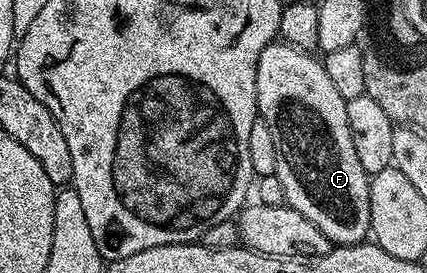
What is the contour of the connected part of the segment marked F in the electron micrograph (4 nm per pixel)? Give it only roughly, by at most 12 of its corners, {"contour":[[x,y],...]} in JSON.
{"contour":[[314,52],[257,59],[284,202],[330,239],[371,231],[347,100]]}

